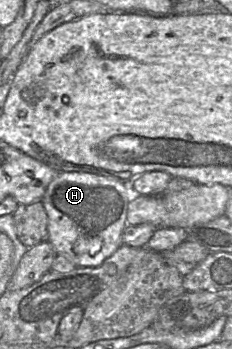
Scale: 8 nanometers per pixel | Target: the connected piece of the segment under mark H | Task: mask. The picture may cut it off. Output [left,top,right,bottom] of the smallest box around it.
[42,171,129,267]

